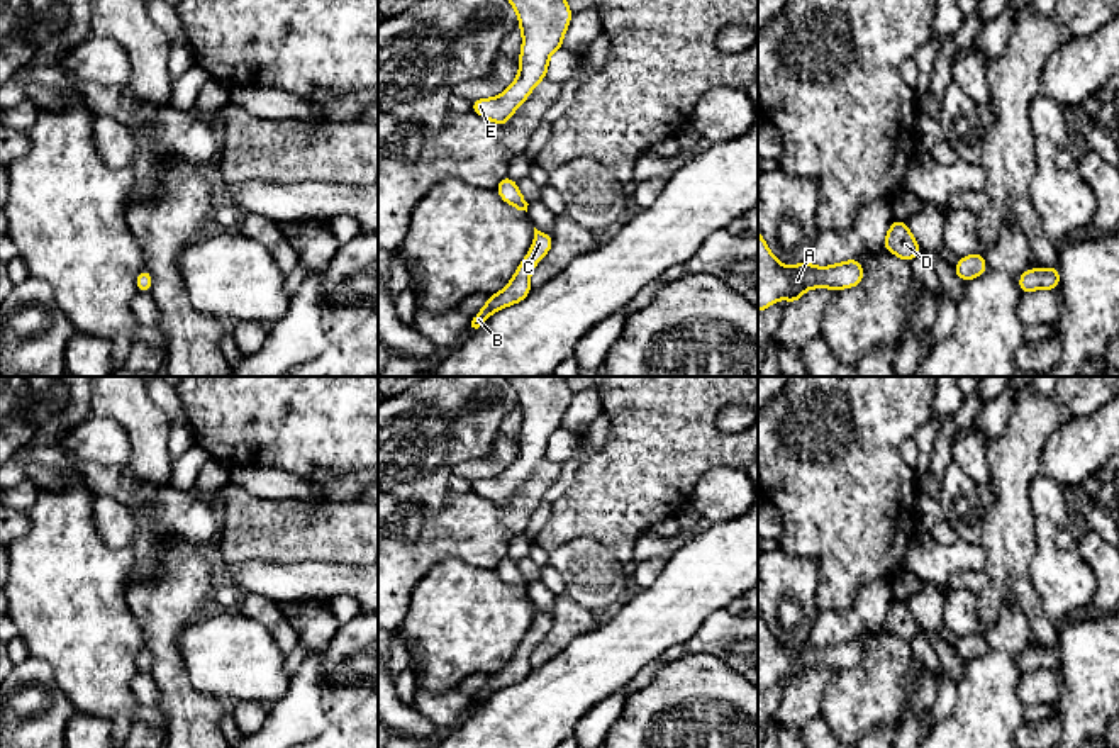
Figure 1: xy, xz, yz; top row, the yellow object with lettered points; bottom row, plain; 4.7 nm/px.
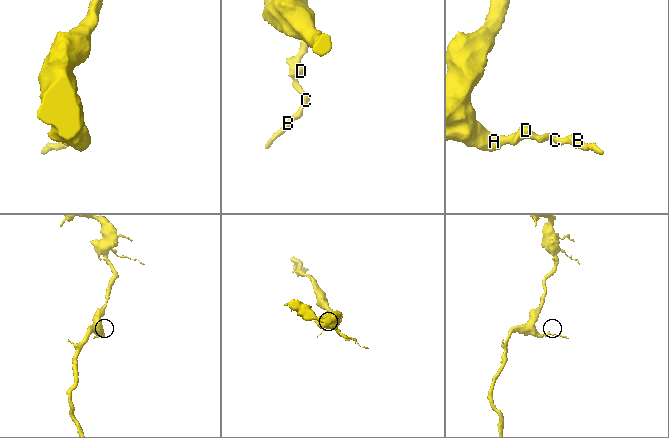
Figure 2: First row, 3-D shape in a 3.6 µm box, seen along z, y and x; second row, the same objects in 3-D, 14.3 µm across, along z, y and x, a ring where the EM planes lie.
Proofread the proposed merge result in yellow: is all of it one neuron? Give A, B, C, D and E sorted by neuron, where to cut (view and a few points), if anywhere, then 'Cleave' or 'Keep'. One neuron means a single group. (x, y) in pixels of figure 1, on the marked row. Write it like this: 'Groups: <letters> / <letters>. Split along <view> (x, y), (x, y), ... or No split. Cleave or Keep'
Groups: A B C D E. No split. Keep

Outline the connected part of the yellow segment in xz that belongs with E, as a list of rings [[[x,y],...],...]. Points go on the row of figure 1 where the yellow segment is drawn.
[[[566,0],[507,2],[514,7],[522,32],[517,78],[500,95],[471,102],[475,114],[497,126],[505,126],[534,87],[548,76],[549,56],[563,47],[565,32],[573,15]]]

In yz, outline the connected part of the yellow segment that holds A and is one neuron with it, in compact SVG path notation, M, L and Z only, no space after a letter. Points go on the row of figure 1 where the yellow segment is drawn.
M758 231L758 312L782 299L792 305L809 288L844 290L858 287L863 273L858 258L831 266L814 266L807 260L795 266L785 266L773 256Z

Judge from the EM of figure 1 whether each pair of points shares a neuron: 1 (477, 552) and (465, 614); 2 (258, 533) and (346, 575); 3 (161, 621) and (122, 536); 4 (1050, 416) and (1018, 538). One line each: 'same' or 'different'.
1: different
2: different
3: different
4: same

